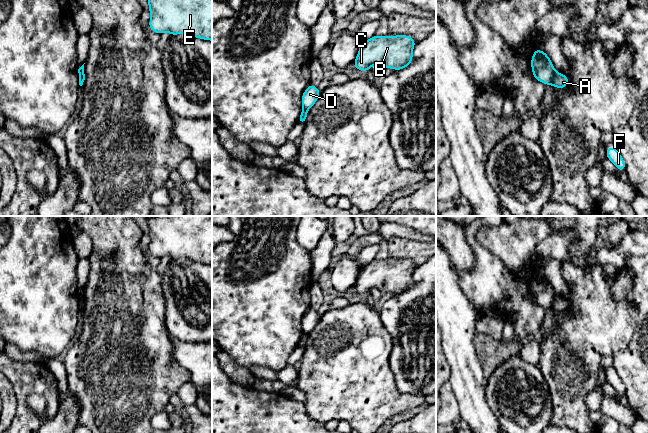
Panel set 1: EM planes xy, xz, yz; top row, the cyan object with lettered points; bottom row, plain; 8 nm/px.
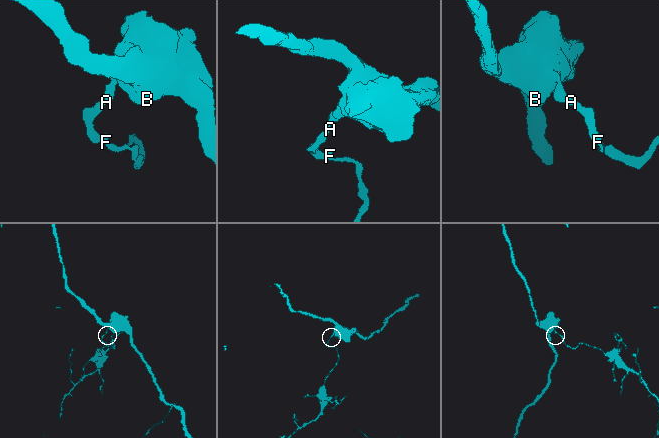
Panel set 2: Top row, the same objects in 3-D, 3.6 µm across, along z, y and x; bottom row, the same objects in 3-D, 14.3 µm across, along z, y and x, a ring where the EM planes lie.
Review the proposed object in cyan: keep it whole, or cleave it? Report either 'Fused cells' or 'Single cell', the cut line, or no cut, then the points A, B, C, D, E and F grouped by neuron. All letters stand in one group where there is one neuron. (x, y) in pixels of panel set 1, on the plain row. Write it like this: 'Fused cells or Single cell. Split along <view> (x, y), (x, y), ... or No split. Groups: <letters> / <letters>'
Fused cells. Split along yz (555, 296), (551, 308). Groups: A F / B C D E

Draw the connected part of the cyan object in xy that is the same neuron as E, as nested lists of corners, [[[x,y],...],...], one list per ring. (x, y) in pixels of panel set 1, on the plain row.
[[[150,216],[145,218],[151,242],[149,253],[158,258],[169,256],[171,260],[186,257],[192,261],[212,265],[212,216]]]

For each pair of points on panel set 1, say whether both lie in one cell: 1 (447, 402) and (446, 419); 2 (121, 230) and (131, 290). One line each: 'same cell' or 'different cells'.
1: same cell
2: same cell

